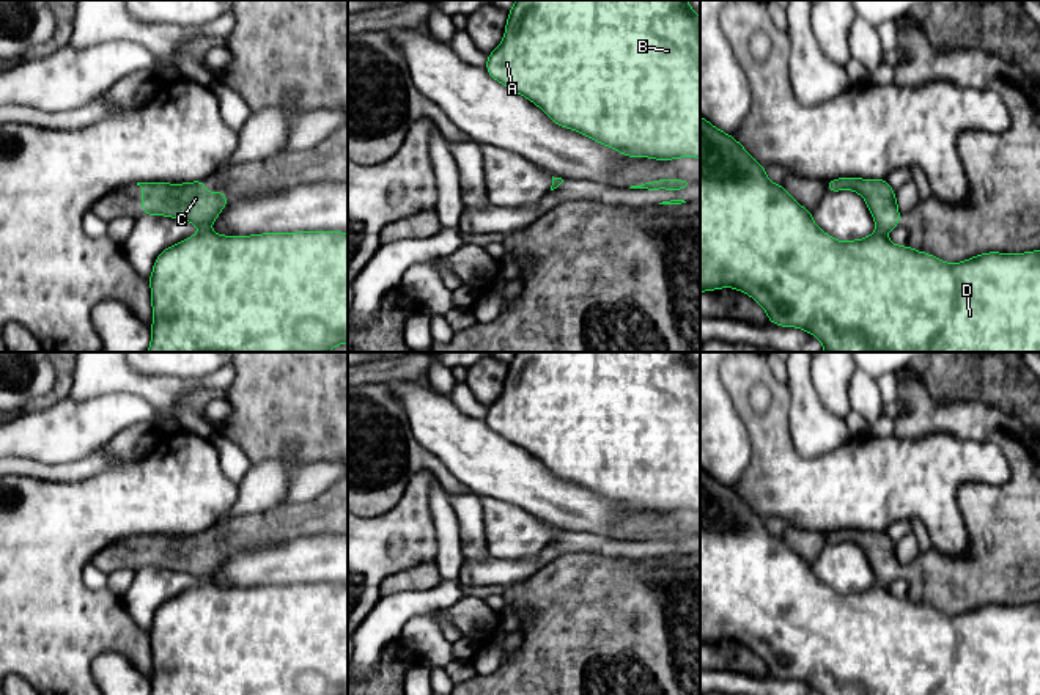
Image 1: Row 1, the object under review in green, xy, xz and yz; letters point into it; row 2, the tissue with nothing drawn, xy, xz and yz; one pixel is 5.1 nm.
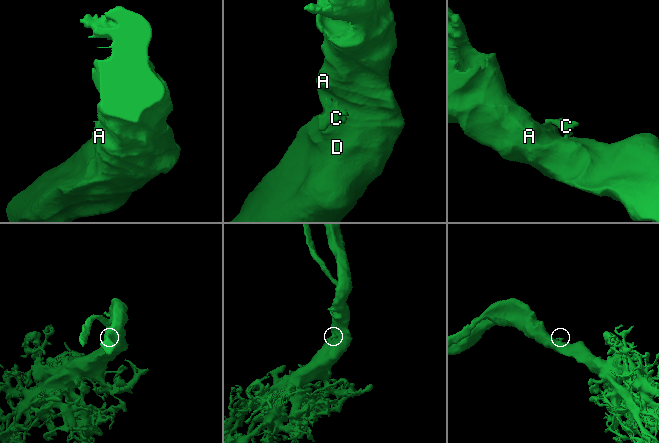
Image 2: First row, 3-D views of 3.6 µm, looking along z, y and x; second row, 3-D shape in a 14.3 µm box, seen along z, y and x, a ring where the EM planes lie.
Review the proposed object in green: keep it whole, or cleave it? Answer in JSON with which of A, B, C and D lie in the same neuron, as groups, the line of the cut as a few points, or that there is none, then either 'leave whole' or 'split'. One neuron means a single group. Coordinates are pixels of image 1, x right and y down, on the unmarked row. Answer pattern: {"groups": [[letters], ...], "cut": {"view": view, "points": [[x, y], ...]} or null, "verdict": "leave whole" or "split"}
{"groups": [["A", "B", "D"], ["C"]], "cut": {"view": "xy", "points": [[208, 581], [200, 584]]}, "verdict": "split"}

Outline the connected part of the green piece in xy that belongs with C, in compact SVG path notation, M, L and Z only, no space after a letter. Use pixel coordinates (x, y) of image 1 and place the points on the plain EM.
M205 531L195 535L137 535L145 568L183 571L206 583L228 557L225 544L206 544Z

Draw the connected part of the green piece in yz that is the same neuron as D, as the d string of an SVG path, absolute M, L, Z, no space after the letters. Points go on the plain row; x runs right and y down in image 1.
M700 467L700 645L721 640L733 640L750 648L766 664L769 675L806 682L820 695L1040 695L1040 602L1015 607L988 604L949 616L909 598L895 598L878 582L864 591L840 594L820 582L812 564L782 536L771 535L765 519L754 513L739 494Z

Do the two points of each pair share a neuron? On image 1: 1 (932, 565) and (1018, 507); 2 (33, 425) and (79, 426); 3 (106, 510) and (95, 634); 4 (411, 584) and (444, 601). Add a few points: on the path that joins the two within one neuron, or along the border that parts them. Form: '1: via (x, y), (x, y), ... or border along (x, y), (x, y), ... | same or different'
1: via (958, 565), (979, 565), (1010, 533) | same
2: via (44, 426), (68, 426) | same
3: via (74, 541), (71, 544), (71, 603) | same
4: border along (442, 579), (427, 590), (400, 590), (387, 596) | different

